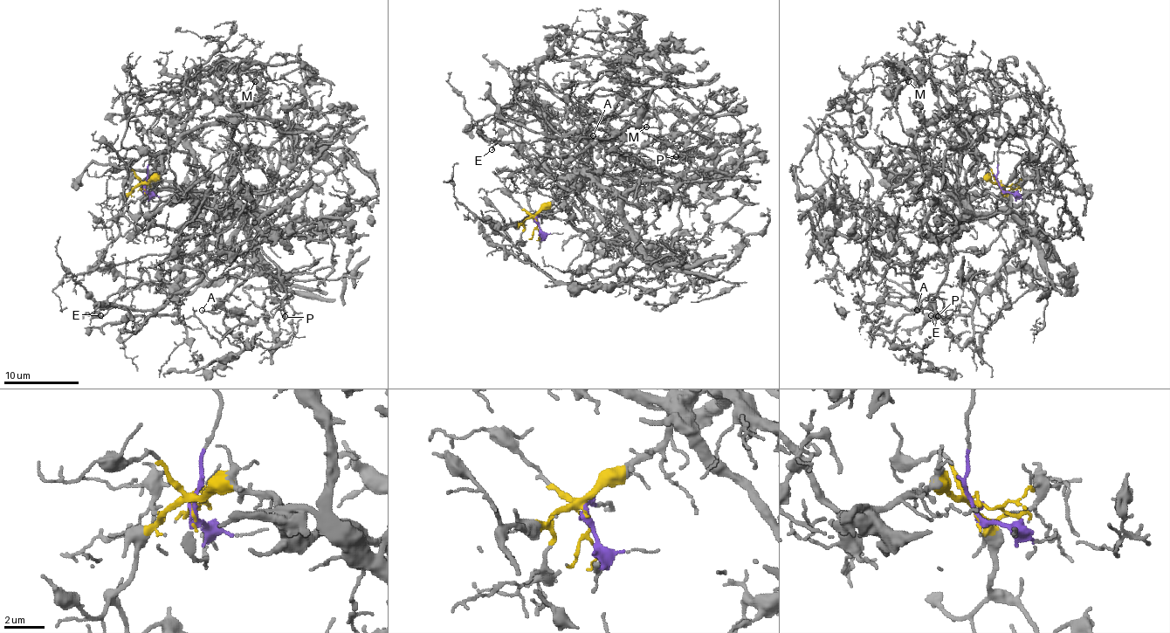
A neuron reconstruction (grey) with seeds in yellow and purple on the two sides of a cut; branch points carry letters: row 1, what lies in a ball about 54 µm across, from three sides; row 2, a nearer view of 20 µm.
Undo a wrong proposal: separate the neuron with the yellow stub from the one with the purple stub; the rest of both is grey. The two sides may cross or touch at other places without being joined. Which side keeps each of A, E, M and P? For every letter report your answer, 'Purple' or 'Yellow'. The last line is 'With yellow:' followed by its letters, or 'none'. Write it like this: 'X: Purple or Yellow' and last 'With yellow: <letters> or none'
A: Yellow
E: Yellow
M: Purple
P: Yellow
With yellow: A, E, P

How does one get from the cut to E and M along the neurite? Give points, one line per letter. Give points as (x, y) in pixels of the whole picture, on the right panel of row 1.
E: (1001, 188), (976, 181), (965, 190), (1014, 203), (1025, 218), (1022, 242), (969, 313), (922, 312), (932, 315)
M: (1001, 188), (1001, 89), (974, 71), (937, 69), (915, 59), (898, 66), (889, 63), (907, 81)

